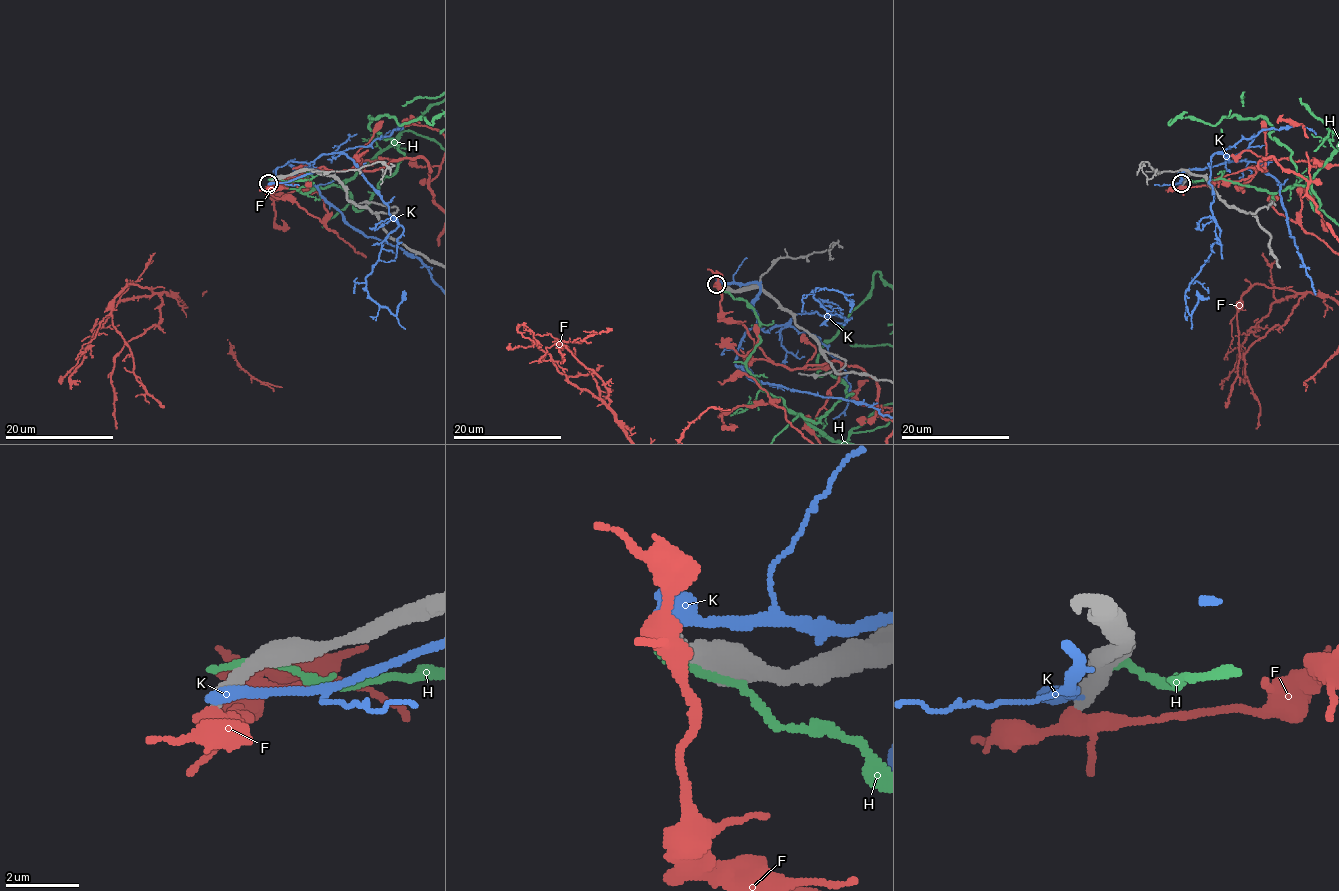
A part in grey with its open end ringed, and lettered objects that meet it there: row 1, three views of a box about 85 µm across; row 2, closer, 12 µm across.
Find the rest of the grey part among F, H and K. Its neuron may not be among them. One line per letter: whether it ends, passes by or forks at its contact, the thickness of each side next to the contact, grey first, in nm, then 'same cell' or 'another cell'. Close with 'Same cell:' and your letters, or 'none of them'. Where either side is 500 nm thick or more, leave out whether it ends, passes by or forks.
F: it forks | 420/400 nm | another cell
H: 500/200 nm | another cell
K: it forks | 480/260 nm | another cell
Same cell: none of them

